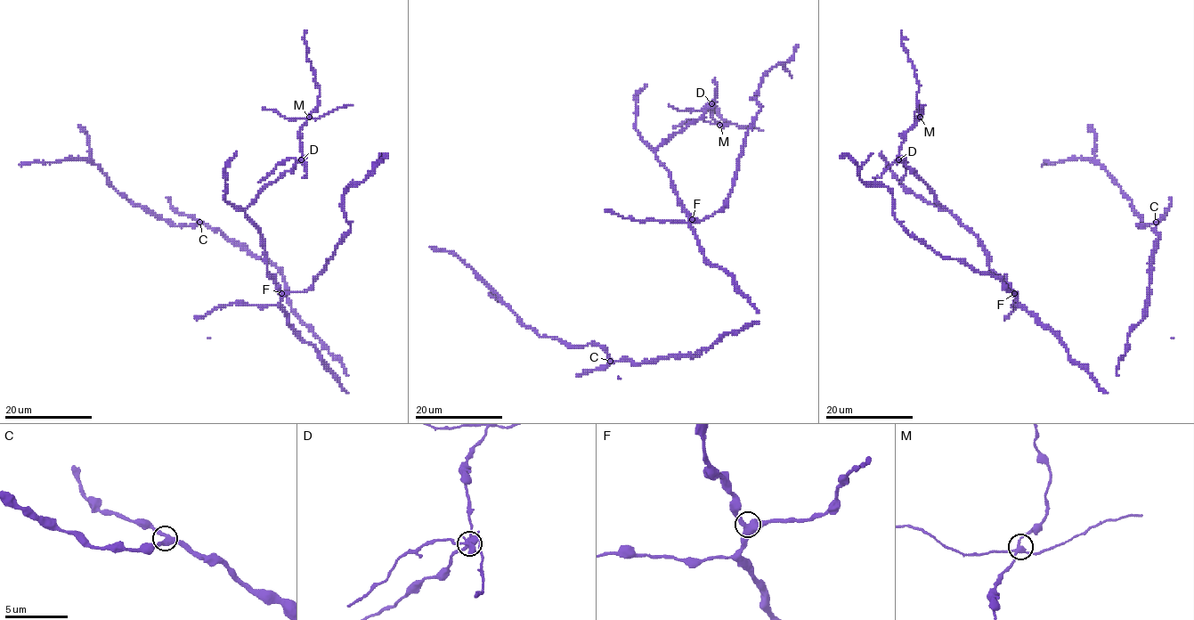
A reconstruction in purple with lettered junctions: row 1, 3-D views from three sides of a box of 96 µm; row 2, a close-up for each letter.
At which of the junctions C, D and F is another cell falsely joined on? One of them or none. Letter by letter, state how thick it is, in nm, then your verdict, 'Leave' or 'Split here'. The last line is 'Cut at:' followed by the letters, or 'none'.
C: Thickness 360 nm. Leave
D: Thickness 440 nm. Split here
F: Thickness 440 nm. Leave
Cut at: D

